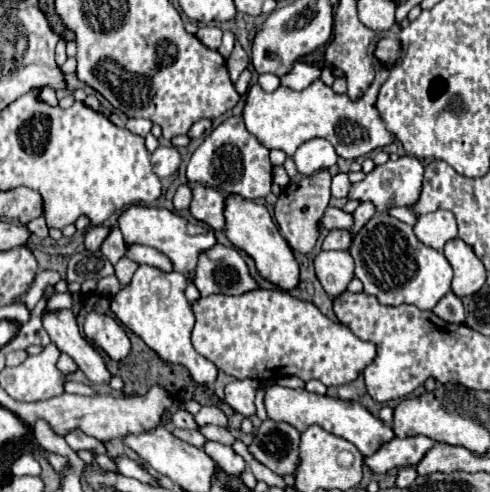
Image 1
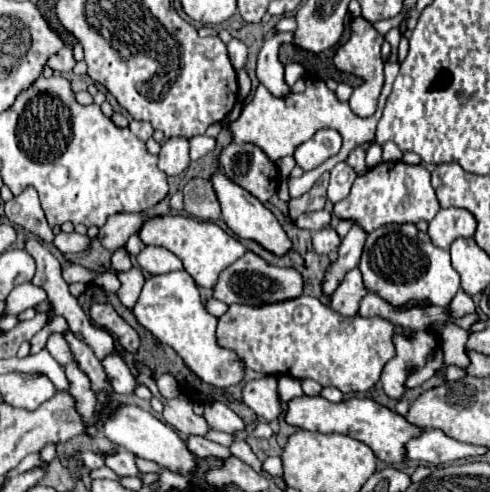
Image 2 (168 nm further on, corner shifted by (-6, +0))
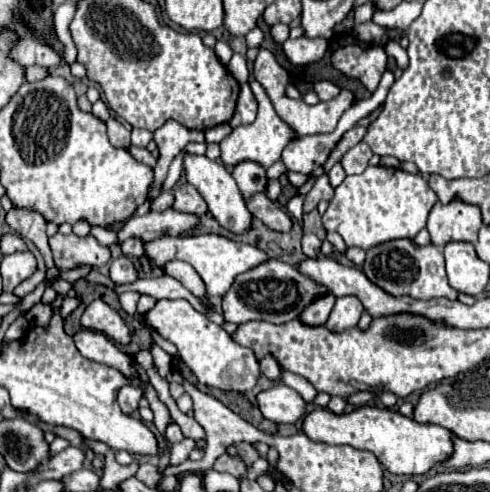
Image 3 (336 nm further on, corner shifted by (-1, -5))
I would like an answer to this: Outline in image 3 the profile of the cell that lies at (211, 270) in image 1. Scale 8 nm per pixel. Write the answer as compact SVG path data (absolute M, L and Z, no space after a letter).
M269 259L241 275L235 277L229 291L223 295L223 319L231 323L245 321L269 321L269 323L285 323L293 317L299 317L305 305L313 301L317 295L327 293L323 285L317 285L303 273L299 273L293 265L283 263L279 259Z

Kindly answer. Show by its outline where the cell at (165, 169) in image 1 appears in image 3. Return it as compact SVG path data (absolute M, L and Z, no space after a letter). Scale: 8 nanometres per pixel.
M167 121L161 129L153 133L153 139L159 149L159 157L155 165L155 183L153 183L153 195L157 195L163 179L167 177L167 169L171 161L185 149L187 143L205 143L205 133L187 129L177 121Z

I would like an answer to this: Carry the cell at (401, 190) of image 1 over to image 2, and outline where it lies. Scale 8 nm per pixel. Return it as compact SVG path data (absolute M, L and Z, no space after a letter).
M382 162L354 180L350 194L334 204L332 214L342 220L352 220L352 224L370 234L384 224L430 222L438 210L440 204L430 184L430 172L422 164L410 166L406 162Z

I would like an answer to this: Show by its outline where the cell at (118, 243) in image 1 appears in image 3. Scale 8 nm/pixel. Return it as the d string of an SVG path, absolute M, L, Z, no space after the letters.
M125 255L111 263L111 281L113 283L131 283L137 279L137 267Z

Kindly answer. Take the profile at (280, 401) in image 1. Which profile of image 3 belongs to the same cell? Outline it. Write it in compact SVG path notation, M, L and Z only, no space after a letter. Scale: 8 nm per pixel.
M357 407L351 413L335 415L327 409L315 409L305 415L301 431L311 441L323 441L329 445L351 445L355 449L371 451L379 463L395 475L421 475L433 465L441 463L453 451L451 433L439 425L421 425L397 411L381 407Z

